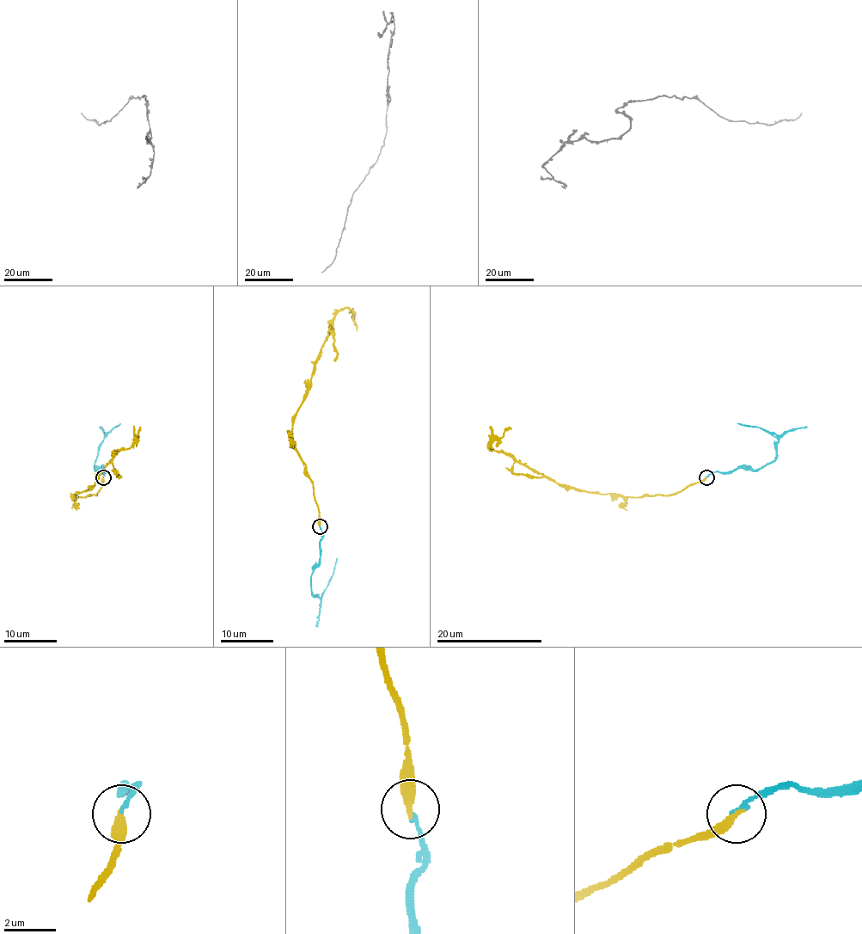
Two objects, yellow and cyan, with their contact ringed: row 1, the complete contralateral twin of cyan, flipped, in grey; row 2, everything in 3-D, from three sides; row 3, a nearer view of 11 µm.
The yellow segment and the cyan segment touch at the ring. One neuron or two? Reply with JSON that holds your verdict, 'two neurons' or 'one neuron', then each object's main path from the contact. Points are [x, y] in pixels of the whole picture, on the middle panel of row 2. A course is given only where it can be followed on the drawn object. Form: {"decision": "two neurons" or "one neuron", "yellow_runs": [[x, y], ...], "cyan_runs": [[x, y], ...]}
{"decision": "one neuron", "yellow_runs": [[320, 526], [312, 480], [294, 445], [292, 418], [302, 403], [333, 317], [346, 308], [353, 312], [357, 330]], "cyan_runs": [[320, 526], [320, 557], [310, 581], [310, 592], [314, 596], [320, 597], [322, 594], [332, 577], [337, 557]]}

